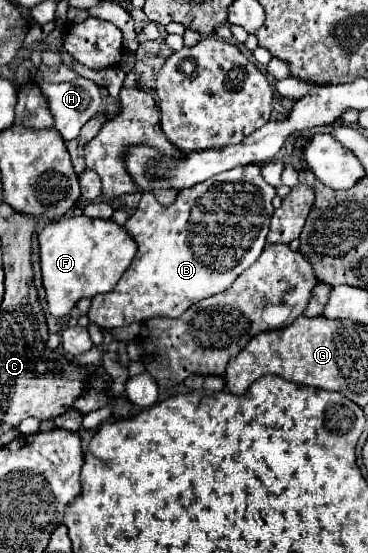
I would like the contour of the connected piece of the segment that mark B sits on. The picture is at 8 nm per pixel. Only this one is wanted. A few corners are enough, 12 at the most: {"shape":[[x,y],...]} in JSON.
{"shape":[[244,165],[124,225],[136,257],[88,319],[180,317],[258,259],[274,187]]}

